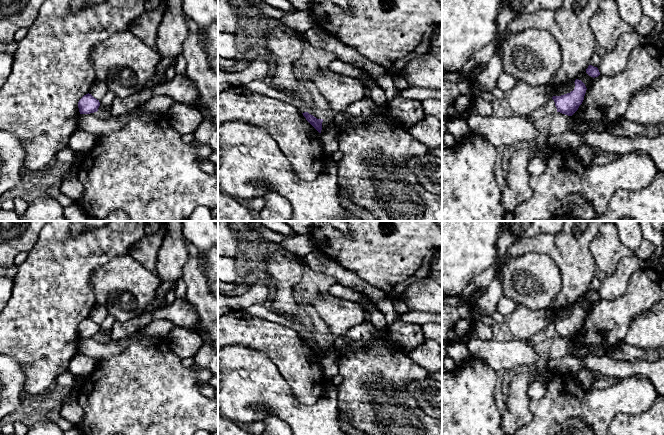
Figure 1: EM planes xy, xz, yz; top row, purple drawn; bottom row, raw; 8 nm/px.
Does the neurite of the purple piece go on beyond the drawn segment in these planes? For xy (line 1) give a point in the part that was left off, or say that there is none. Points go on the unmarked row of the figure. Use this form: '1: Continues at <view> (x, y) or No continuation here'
1: No continuation here

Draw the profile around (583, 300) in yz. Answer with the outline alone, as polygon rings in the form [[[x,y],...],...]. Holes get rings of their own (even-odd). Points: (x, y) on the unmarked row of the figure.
[[[584,294],[580,296],[579,298],[577,298],[576,303],[581,304],[585,308],[586,312],[588,312],[591,309],[591,307],[593,306],[594,302],[589,300],[586,297],[586,294]]]

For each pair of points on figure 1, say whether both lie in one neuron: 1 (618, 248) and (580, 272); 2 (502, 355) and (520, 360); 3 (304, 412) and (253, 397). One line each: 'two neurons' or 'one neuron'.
1: two neurons
2: one neuron
3: one neuron

